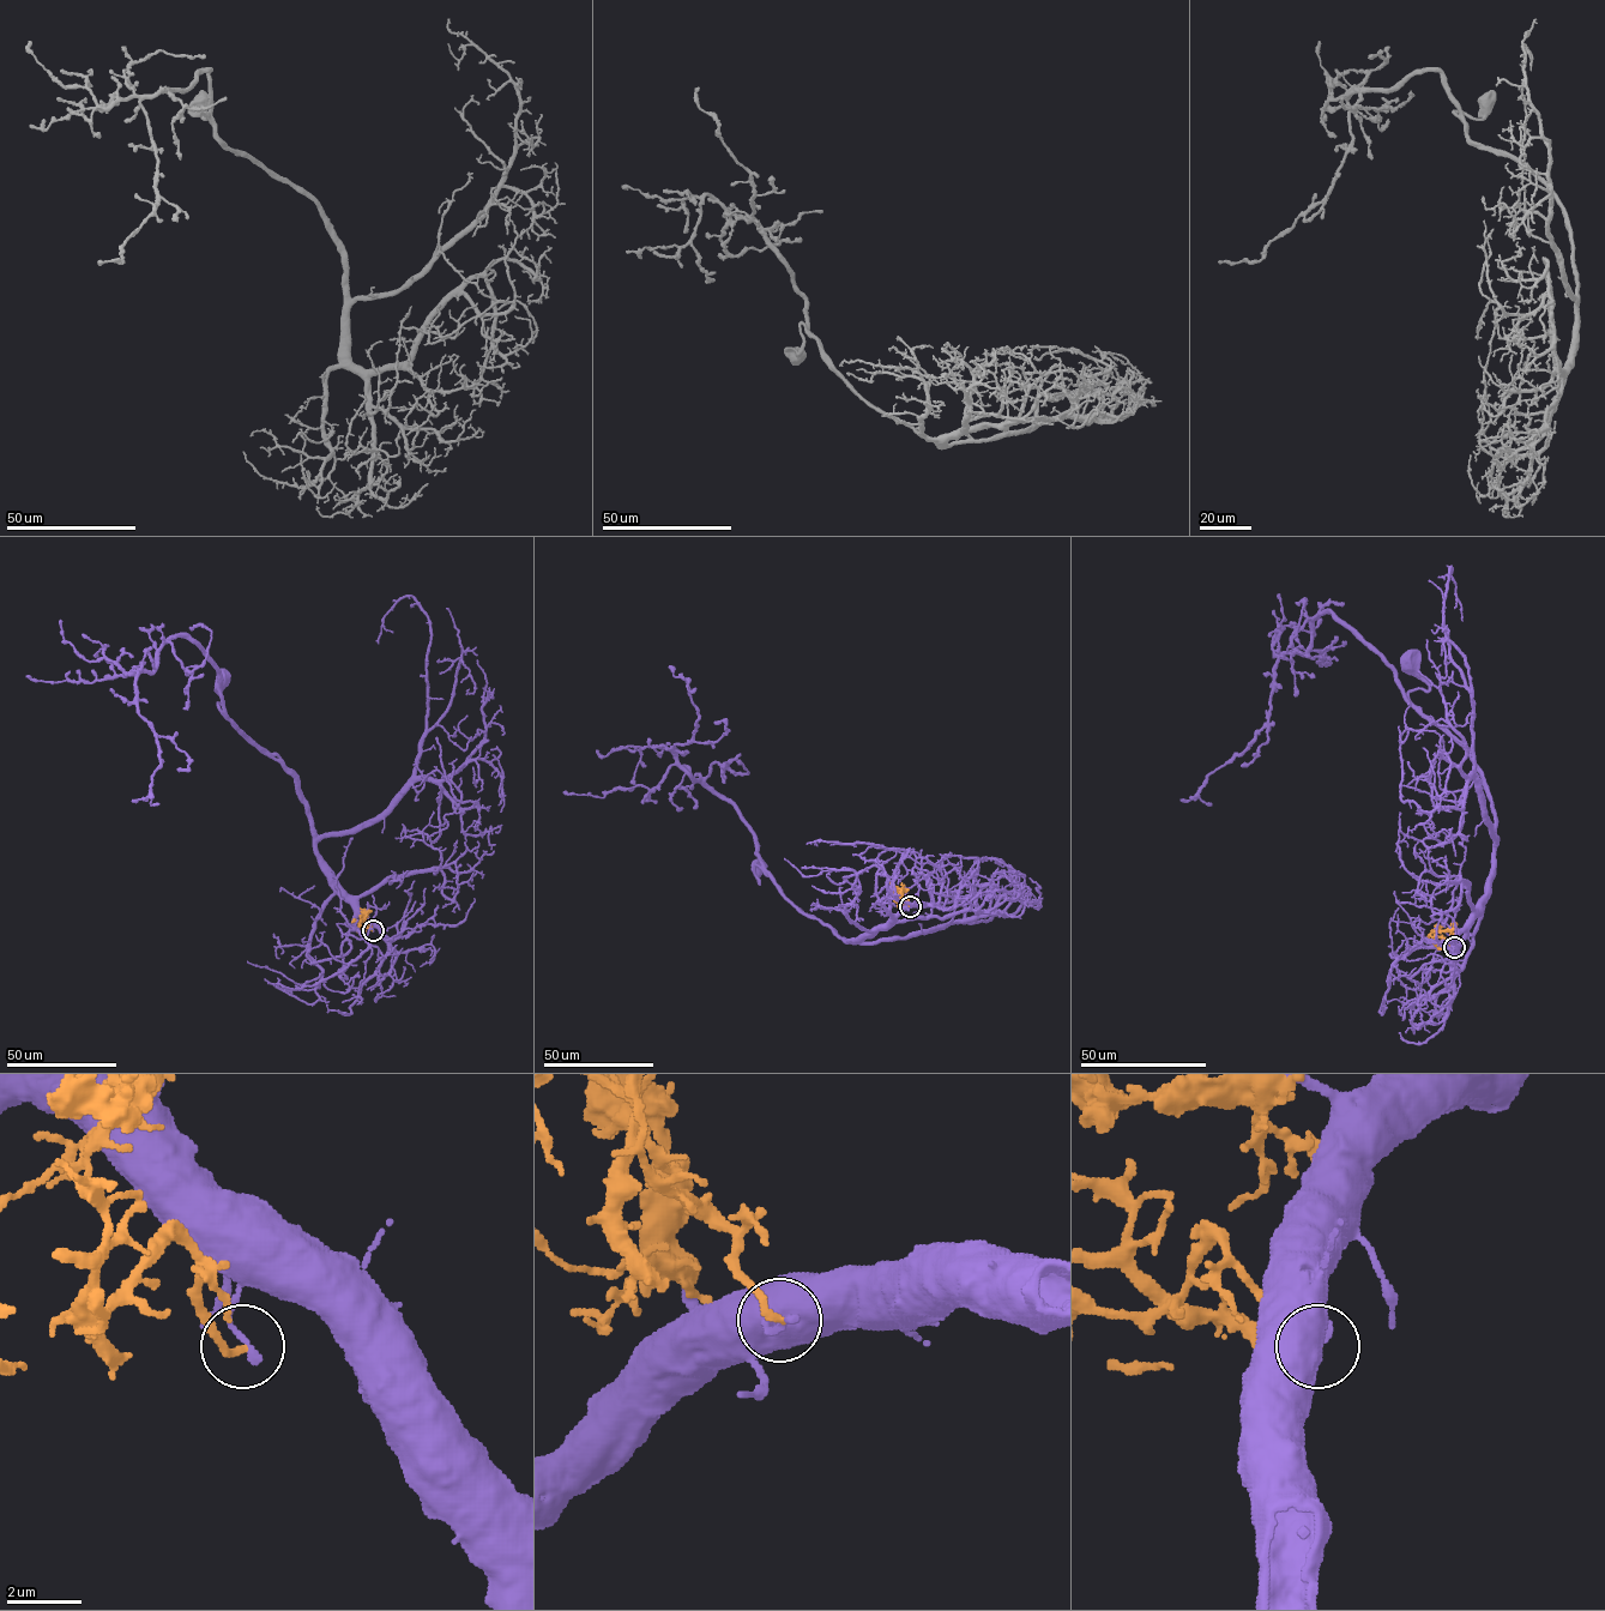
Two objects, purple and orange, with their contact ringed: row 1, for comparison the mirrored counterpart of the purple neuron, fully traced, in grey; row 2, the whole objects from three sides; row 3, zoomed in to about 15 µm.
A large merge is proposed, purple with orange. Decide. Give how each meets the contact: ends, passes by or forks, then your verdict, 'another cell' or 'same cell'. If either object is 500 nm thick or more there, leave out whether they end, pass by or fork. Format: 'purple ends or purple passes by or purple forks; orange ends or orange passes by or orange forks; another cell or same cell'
purple ends; orange ends; another cell

